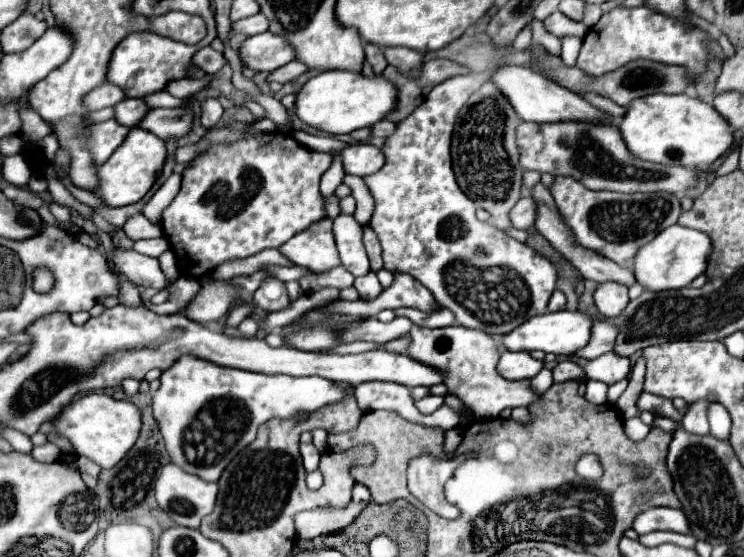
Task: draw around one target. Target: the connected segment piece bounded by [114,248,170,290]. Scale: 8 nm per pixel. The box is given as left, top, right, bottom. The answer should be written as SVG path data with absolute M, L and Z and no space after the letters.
M118 250L114 254L114 262L120 272L128 276L130 282L136 286L150 286L154 290L166 288L170 282L164 278L164 272L160 272L160 262L156 258L138 254L134 250Z

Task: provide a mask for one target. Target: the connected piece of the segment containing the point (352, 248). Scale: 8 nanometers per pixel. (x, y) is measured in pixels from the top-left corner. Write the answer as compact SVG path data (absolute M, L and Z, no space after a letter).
M340 214L338 218L334 218L334 238L342 258L342 266L356 278L370 272L368 256L362 244L362 234L364 228L356 222L354 216Z

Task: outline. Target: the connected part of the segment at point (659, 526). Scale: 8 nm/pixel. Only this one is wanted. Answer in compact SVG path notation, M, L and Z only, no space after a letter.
M674 508L646 510L636 518L632 528L638 534L648 534L648 532L654 532L654 530L670 530L670 532L680 532L680 534L690 532L688 518L684 516L682 510L674 510Z

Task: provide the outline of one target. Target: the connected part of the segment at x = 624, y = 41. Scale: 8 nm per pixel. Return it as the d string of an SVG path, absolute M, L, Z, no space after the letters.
M646 6L614 8L602 14L602 18L584 36L576 66L592 76L600 76L638 58L686 66L690 72L690 78L696 78L704 70L704 64L708 58L704 48L704 34L700 30L684 28L674 18L656 14Z

